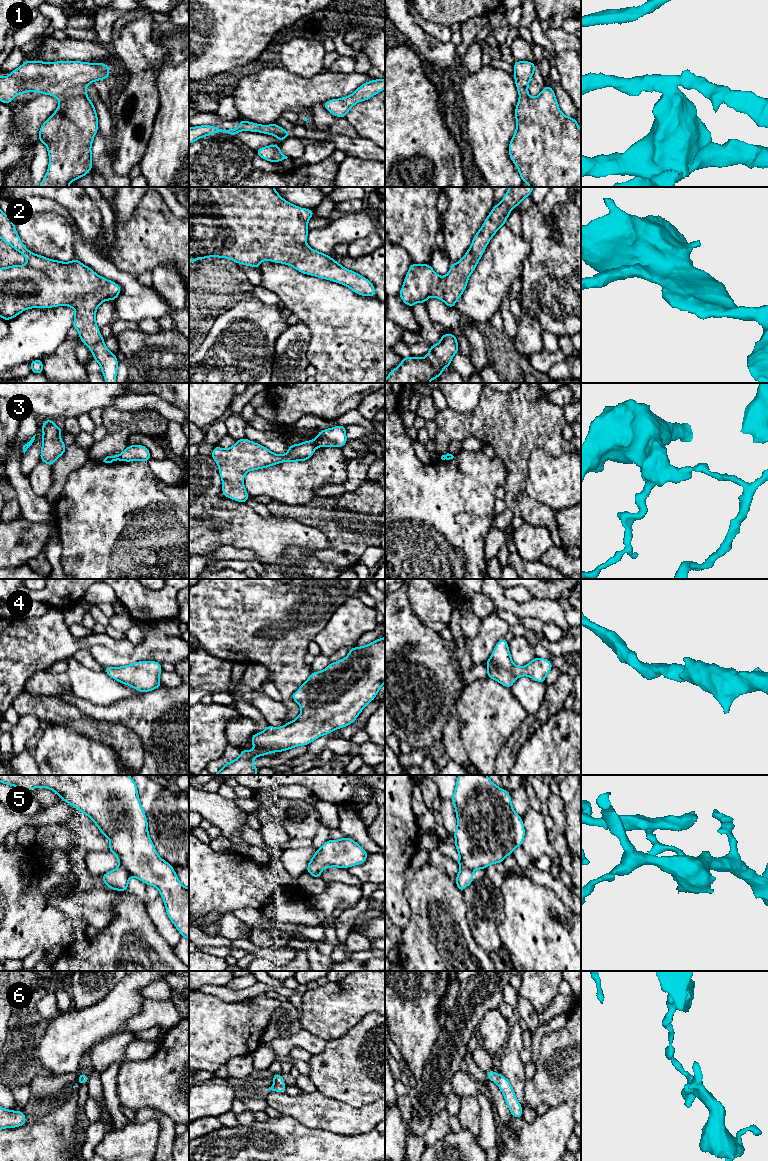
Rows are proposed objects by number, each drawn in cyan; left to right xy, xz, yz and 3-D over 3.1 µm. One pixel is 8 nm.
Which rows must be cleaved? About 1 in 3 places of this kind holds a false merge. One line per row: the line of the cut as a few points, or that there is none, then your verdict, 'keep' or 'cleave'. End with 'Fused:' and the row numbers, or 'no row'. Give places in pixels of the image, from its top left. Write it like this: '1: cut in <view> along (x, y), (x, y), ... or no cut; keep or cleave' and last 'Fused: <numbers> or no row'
1: no cut; keep
2: no cut; keep
3: cut in xz along (312, 441), (316, 446); cleave
4: no cut; keep
5: cut in xy along (119, 864), (131, 875); cleave
6: no cut; keep
Fused: 3, 5

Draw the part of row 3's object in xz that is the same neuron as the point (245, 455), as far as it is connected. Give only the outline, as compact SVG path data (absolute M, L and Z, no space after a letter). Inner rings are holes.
M243 438L228 449L216 445L211 456L219 467L223 495L231 500L246 503L250 496L244 487L244 476L248 471L267 468L282 462L306 461L311 458L315 450L315 443L308 440L290 445L285 455L278 455L258 443Z

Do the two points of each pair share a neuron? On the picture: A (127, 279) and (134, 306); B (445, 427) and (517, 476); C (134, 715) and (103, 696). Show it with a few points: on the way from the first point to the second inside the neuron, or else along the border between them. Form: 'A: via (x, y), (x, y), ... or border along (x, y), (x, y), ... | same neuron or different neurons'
A: via (130, 286), (134, 299) | same neuron
B: via (467, 427), (484, 427), (511, 454) | same neuron
C: border along (136, 696), (109, 705), (89, 702) | different neurons

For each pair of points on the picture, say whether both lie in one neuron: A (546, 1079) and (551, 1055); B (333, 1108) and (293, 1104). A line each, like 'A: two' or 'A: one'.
A: one
B: one

